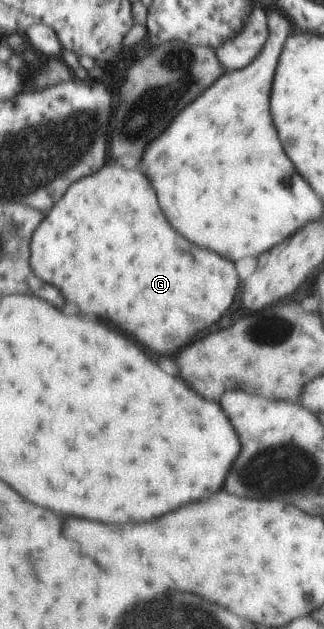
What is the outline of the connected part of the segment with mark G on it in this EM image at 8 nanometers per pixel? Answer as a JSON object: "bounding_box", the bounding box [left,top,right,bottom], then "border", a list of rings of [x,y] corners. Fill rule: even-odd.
{"bounding_box":[31,161,240,352],"border":[[[110,161],[104,165],[99,172],[88,175],[84,179],[77,180],[67,189],[67,194],[60,199],[51,211],[46,214],[40,226],[35,230],[31,240],[31,264],[34,272],[48,284],[56,284],[56,288],[60,288],[64,292],[64,298],[68,302],[74,302],[80,310],[82,316],[96,316],[102,320],[110,320],[116,326],[120,326],[124,332],[128,332],[132,338],[136,340],[144,340],[144,344],[148,344],[148,348],[152,348],[152,352],[182,352],[188,344],[192,344],[192,340],[200,340],[200,334],[208,332],[210,326],[214,326],[234,304],[238,288],[240,288],[240,278],[236,272],[234,262],[206,250],[200,248],[192,242],[188,242],[184,236],[180,236],[168,222],[168,218],[164,216],[160,204],[158,204],[158,196],[150,184],[150,180],[146,180],[146,174],[140,172],[140,168],[136,170],[126,170],[119,163]]]}

